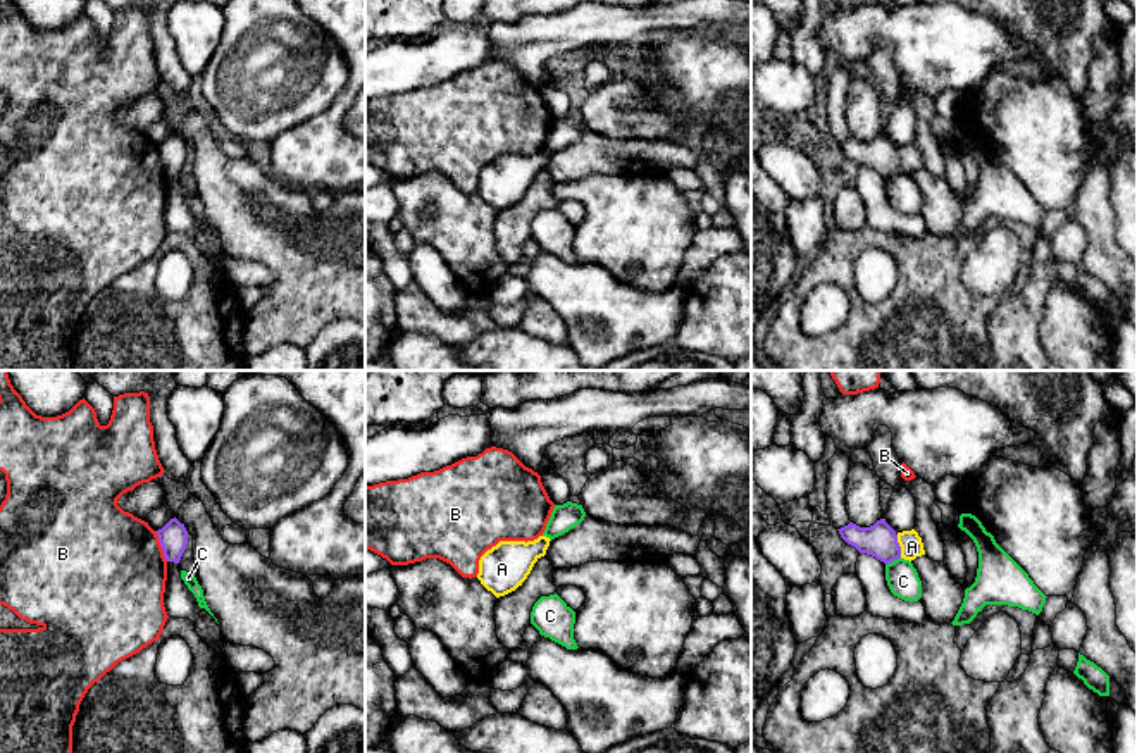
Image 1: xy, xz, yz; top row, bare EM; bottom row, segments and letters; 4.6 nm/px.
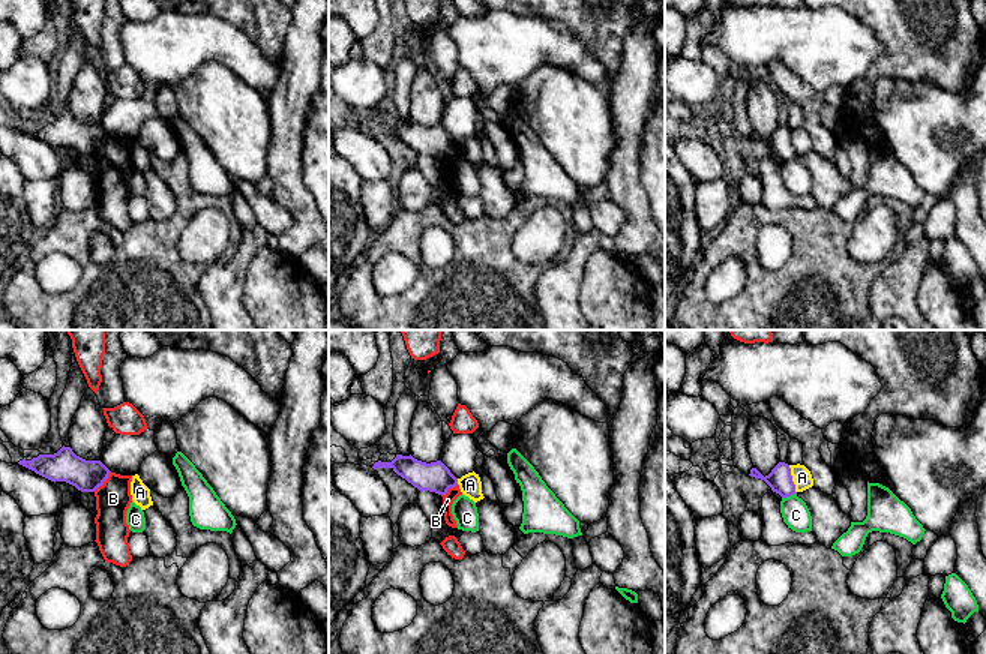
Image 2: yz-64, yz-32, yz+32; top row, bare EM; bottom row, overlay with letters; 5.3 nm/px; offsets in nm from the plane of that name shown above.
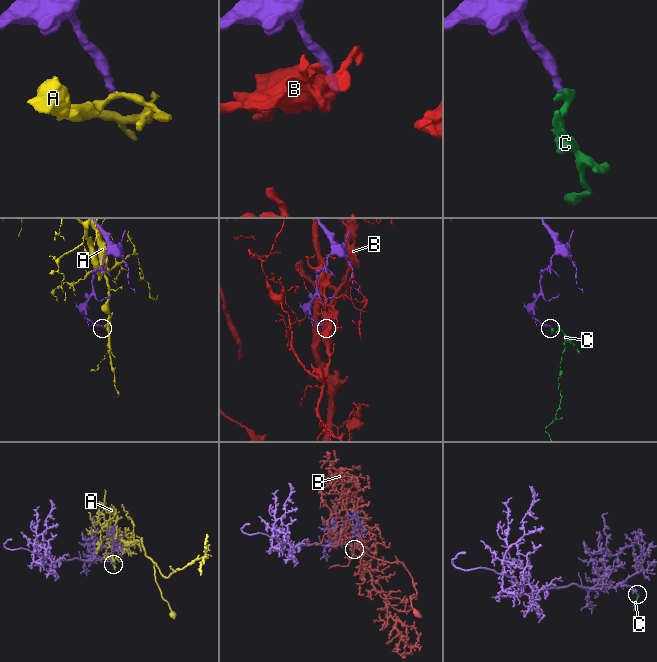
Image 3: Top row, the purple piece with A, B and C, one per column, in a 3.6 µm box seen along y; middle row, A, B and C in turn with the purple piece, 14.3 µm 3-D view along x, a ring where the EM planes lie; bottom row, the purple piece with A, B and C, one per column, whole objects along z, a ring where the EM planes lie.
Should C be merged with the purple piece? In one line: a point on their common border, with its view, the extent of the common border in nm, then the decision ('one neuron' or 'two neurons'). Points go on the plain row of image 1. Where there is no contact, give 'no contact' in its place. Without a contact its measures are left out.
yz (893, 174) | 80 nm | two neurons

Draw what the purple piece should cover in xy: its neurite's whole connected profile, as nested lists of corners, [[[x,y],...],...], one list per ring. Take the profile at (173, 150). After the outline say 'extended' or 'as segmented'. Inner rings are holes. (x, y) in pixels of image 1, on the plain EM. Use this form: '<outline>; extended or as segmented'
[[[176,131],[171,133],[162,143],[157,145],[164,171],[167,176],[179,177],[186,159],[188,145]]]; as segmented

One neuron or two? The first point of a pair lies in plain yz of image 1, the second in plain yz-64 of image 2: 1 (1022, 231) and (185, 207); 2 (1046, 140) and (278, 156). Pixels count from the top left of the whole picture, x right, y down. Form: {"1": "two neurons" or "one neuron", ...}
{"1": "one neuron", "2": "two neurons"}

